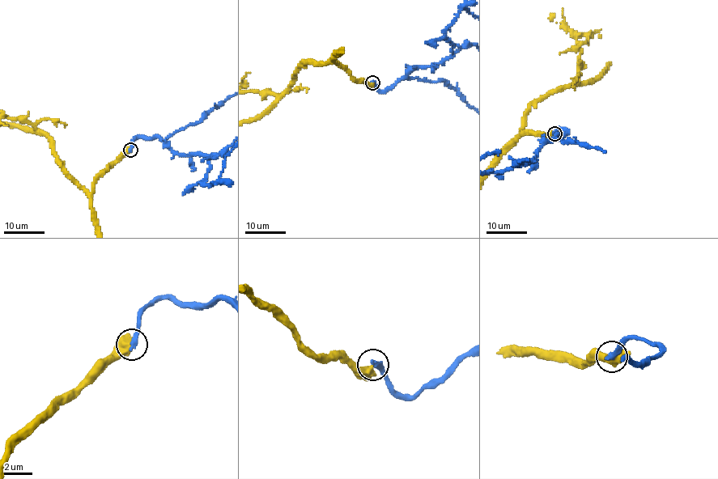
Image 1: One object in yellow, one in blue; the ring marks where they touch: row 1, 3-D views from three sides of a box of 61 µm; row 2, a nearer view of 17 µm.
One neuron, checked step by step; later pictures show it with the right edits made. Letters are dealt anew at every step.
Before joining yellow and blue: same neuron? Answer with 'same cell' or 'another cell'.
another cell

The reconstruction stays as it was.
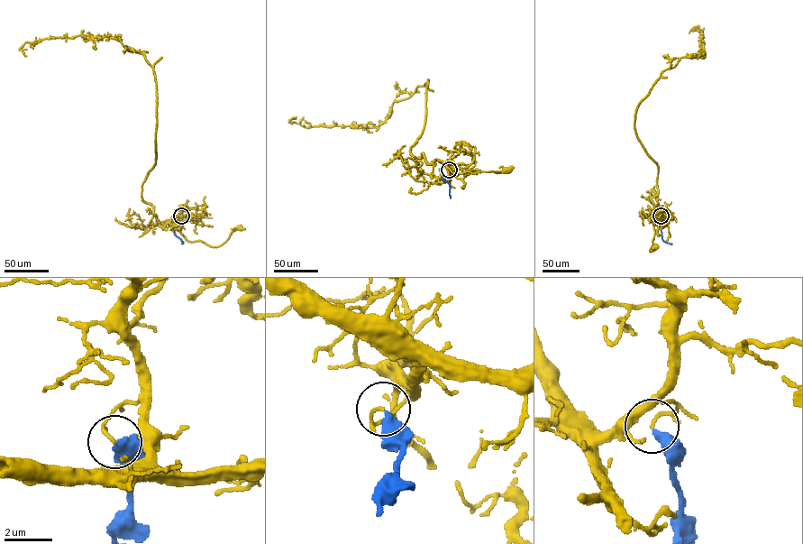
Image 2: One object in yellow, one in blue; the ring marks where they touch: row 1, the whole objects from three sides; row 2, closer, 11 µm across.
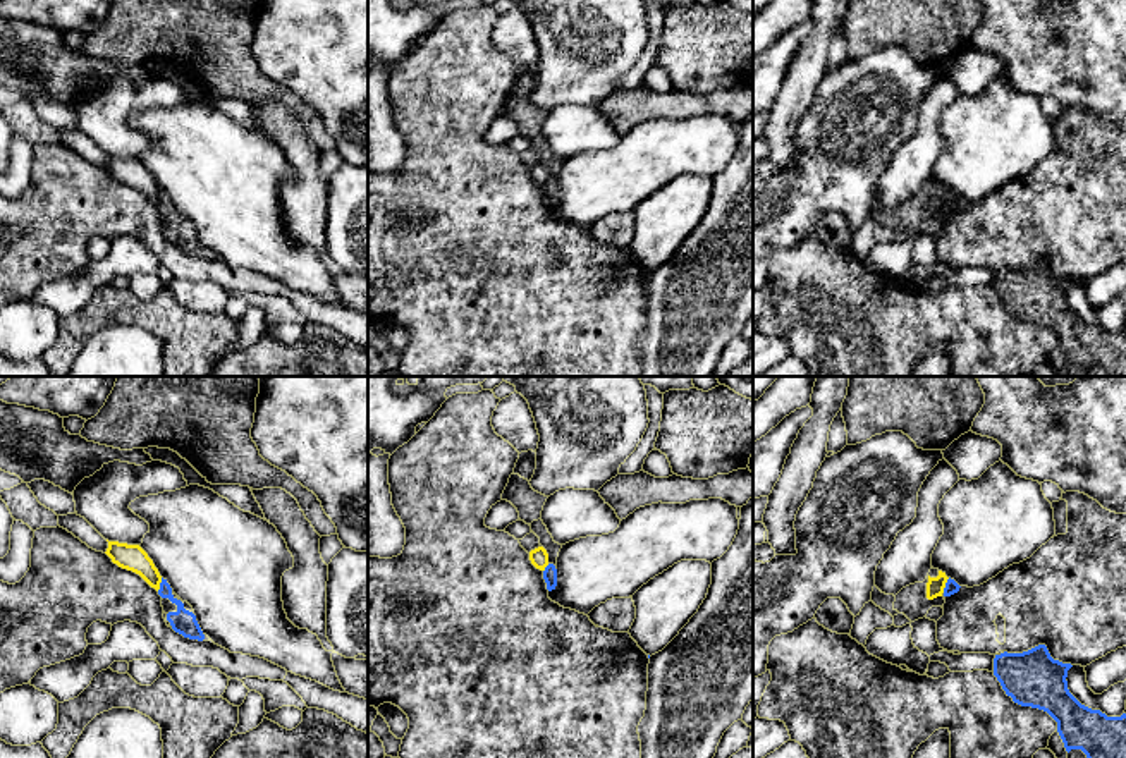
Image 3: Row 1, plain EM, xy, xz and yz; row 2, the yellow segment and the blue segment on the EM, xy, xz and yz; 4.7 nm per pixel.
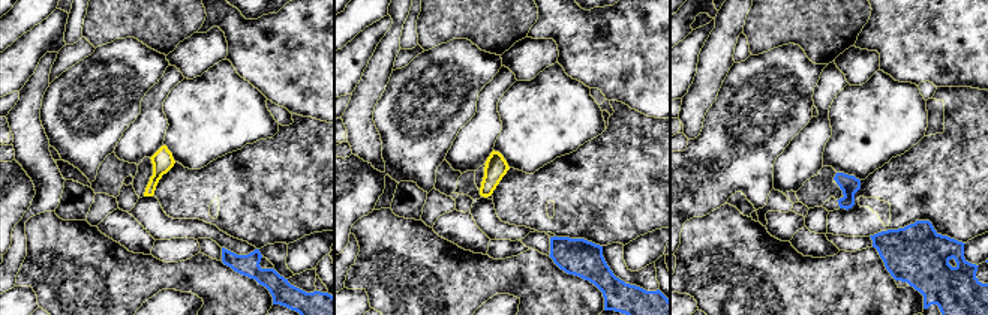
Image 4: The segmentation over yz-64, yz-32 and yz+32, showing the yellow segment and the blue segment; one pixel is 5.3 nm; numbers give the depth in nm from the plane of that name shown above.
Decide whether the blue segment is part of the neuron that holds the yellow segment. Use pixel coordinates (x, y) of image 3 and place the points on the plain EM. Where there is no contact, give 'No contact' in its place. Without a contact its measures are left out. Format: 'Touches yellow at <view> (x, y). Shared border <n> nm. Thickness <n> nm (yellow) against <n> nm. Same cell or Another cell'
Touches yellow at yz (944, 200). Shared border 80 nm. Thickness 80 nm (yellow) against 60 nm. Another cell

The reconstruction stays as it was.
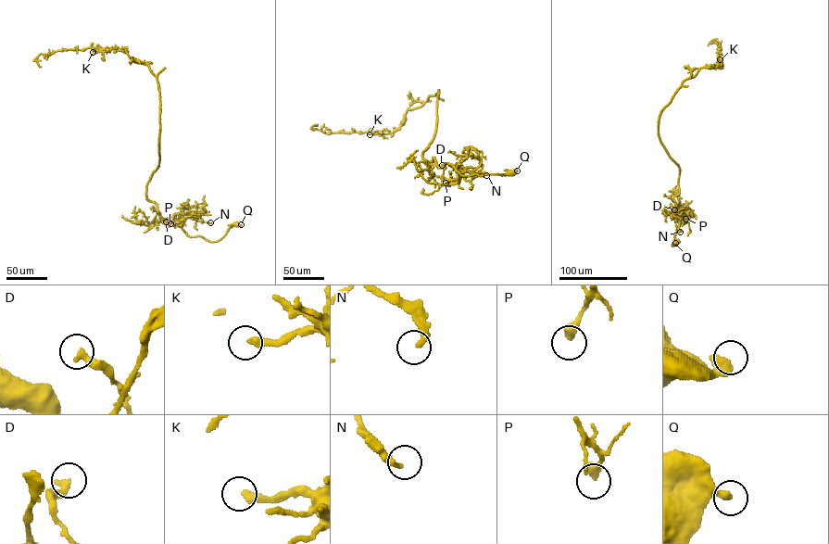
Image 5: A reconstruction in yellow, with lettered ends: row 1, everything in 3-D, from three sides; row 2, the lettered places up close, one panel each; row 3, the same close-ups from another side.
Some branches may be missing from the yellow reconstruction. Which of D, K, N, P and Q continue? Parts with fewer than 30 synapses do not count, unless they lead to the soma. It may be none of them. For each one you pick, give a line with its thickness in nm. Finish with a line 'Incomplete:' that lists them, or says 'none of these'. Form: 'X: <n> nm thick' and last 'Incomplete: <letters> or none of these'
K: 320 nm thick
Incomplete: K

